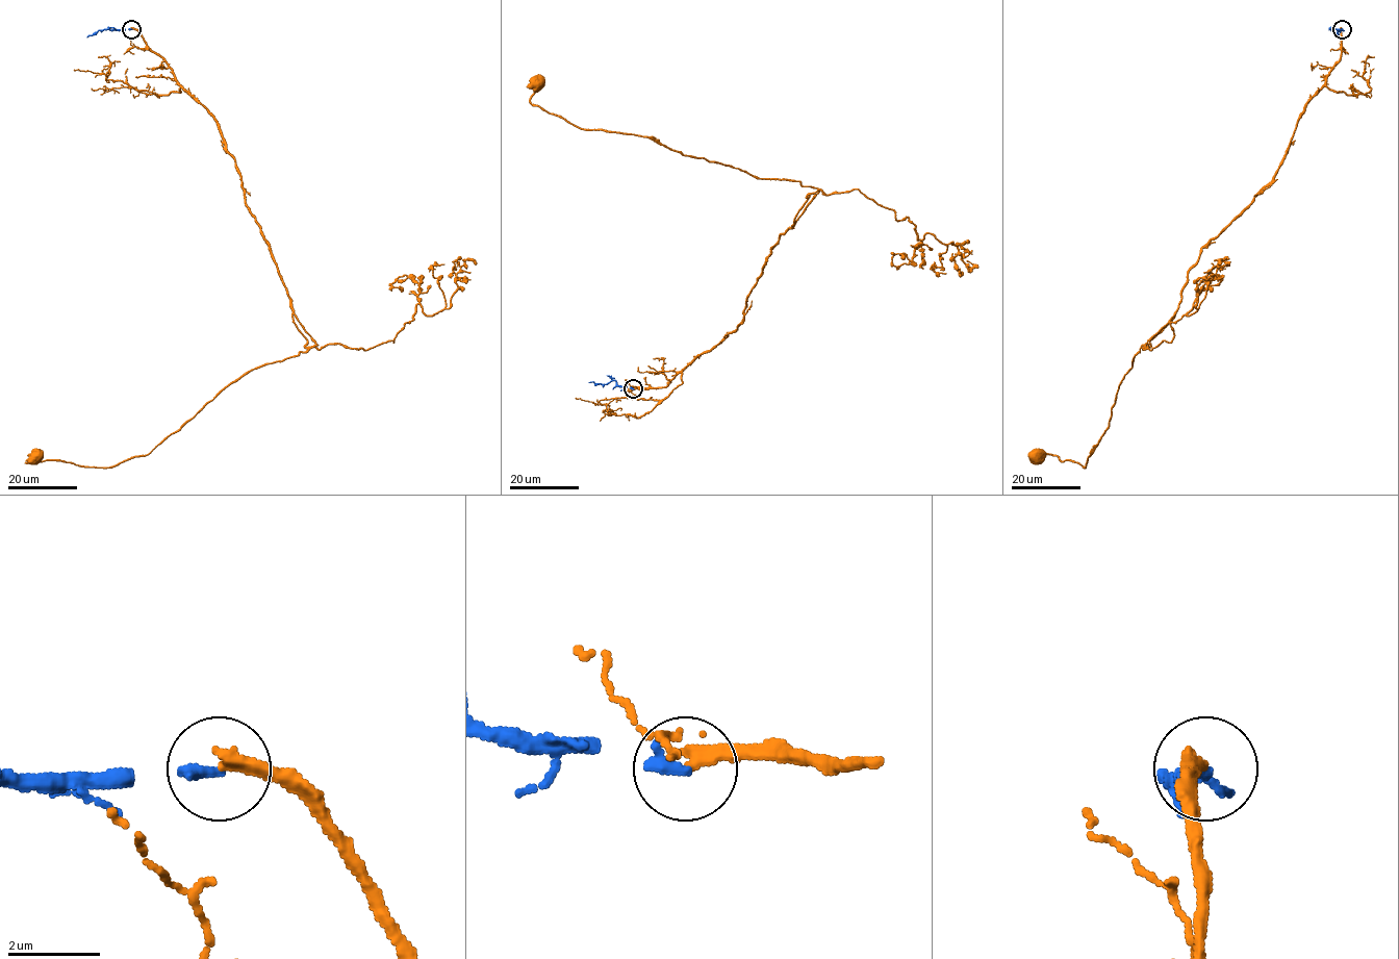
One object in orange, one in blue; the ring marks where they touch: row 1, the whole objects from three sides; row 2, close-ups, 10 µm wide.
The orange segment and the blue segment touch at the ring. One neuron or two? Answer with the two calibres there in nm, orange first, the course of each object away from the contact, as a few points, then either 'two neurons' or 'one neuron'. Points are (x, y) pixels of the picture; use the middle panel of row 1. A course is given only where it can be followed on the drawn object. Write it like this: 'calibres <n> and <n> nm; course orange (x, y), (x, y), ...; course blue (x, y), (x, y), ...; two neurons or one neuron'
calibres 340 and 260 nm; course orange (633, 388), (664, 387), (737, 328), (765, 259), (818, 190), (581, 129), (530, 102), (536, 81); course blue (633, 388), (621, 387), (615, 380), (607, 384), (589, 382); two neurons

